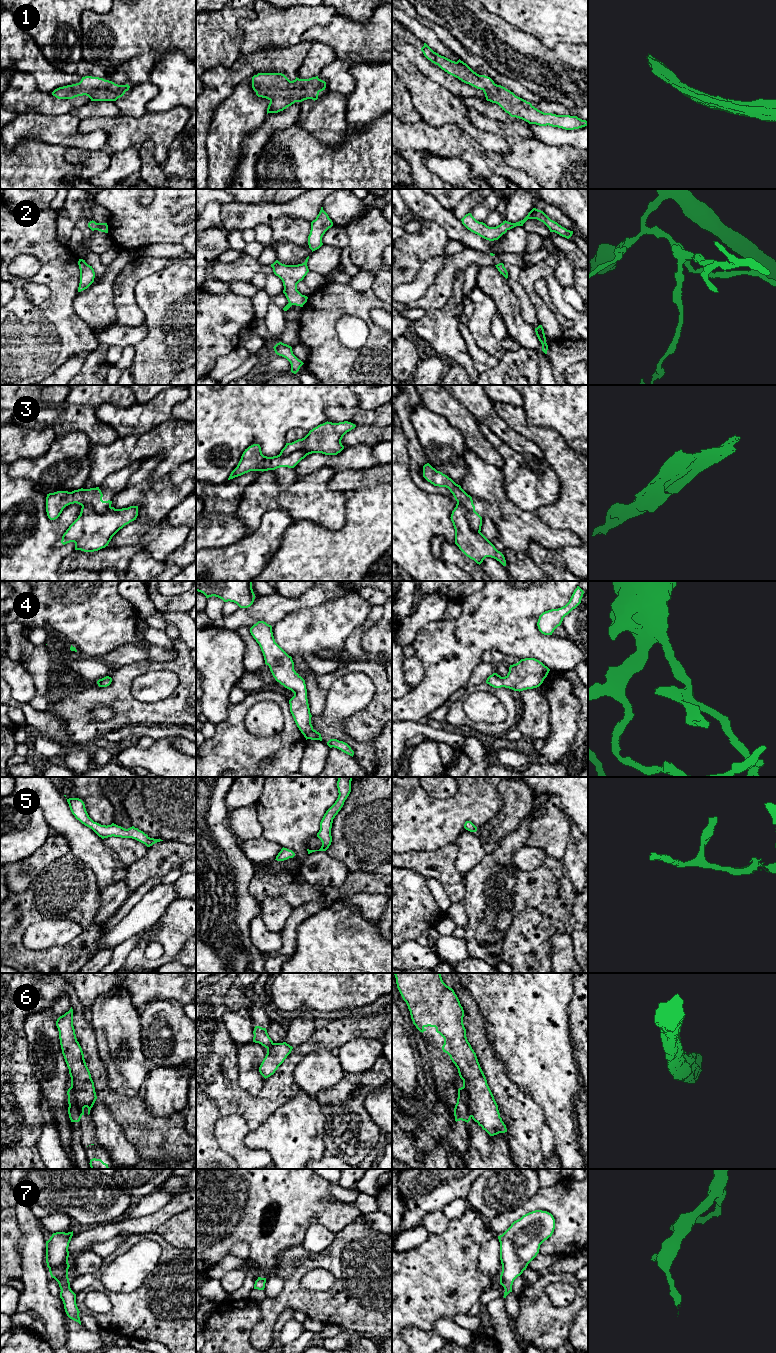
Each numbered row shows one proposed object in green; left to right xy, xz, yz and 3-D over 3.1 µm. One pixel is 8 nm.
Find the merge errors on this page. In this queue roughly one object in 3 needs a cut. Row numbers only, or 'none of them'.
3, 6

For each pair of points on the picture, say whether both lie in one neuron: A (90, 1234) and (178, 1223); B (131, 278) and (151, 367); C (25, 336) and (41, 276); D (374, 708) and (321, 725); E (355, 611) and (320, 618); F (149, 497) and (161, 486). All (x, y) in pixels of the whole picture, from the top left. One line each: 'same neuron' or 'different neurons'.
A: different neurons
B: different neurons
C: same neuron
D: different neurons
E: same neuron
F: same neuron

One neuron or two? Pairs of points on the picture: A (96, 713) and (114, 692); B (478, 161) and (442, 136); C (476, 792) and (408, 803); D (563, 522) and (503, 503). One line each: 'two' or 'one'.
A: two
B: one
C: one
D: two

